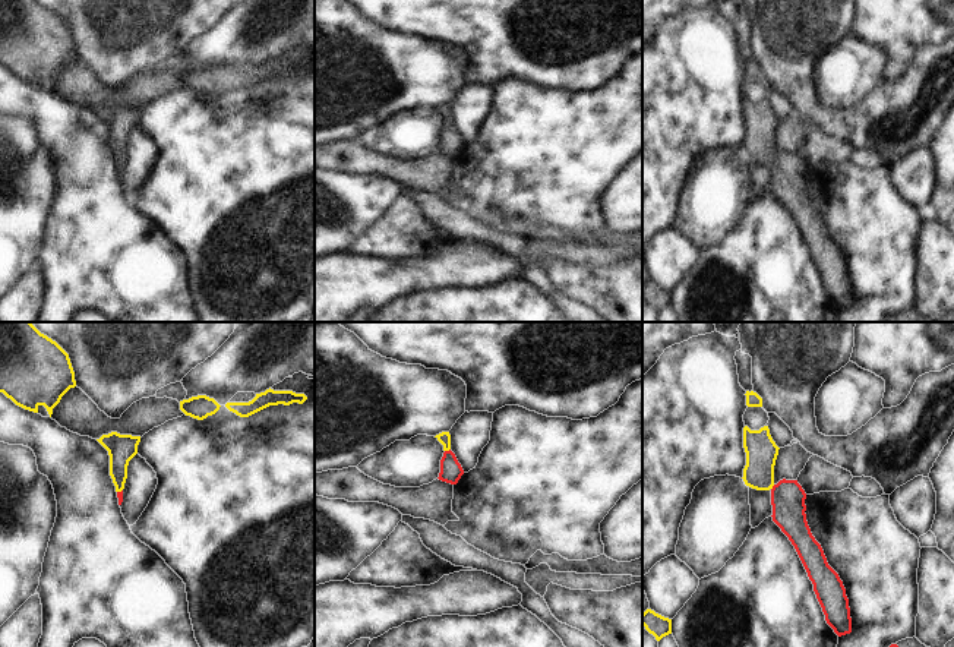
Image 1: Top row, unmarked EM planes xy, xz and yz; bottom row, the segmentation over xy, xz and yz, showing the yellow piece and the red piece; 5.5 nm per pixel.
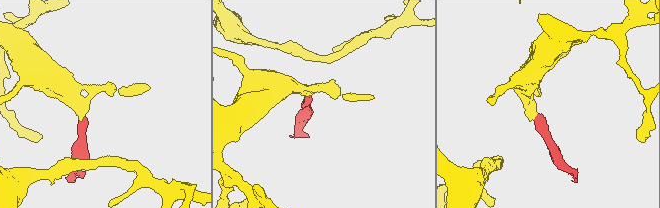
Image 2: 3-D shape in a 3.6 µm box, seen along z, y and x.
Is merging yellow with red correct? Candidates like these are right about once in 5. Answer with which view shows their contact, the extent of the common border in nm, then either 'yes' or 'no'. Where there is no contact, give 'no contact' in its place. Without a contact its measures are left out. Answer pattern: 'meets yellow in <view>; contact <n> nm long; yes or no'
meets yellow in xz; contact 40 nm long; yes

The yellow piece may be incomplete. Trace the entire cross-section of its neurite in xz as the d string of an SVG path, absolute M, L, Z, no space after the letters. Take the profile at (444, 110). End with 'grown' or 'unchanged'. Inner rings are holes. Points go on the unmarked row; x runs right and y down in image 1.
M442 104L435 110L443 117L445 123L440 132L440 145L437 151L451 157L457 157L464 146L464 142L455 126L451 123L451 107L449 104Z | grown

